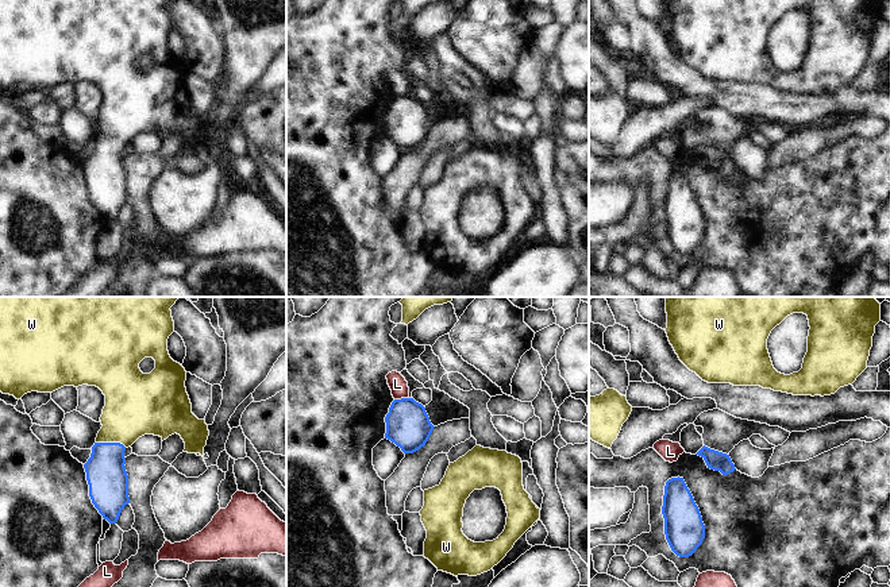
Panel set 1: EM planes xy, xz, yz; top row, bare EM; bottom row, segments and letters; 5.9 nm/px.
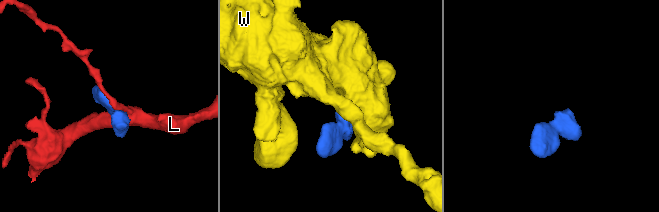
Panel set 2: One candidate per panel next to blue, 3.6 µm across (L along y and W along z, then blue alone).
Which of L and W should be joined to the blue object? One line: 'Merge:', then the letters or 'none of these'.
Merge: W

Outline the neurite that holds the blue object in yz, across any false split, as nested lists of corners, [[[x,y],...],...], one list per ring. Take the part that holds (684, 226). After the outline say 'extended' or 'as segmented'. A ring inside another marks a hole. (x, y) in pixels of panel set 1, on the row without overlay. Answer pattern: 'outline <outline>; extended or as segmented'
outline [[[683,175],[666,179],[662,212],[671,248],[679,255],[691,254],[705,236],[705,223]]]; as segmented

